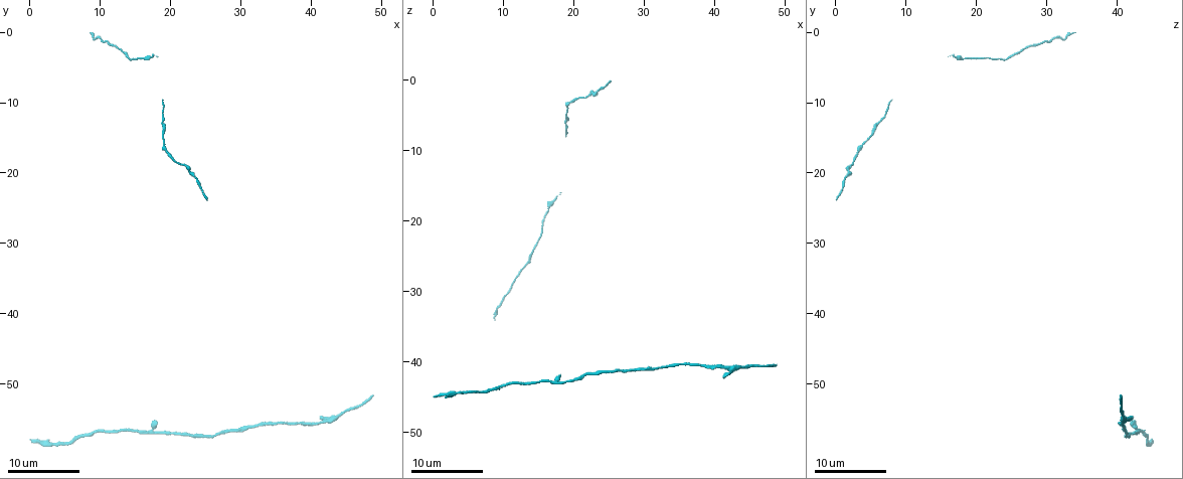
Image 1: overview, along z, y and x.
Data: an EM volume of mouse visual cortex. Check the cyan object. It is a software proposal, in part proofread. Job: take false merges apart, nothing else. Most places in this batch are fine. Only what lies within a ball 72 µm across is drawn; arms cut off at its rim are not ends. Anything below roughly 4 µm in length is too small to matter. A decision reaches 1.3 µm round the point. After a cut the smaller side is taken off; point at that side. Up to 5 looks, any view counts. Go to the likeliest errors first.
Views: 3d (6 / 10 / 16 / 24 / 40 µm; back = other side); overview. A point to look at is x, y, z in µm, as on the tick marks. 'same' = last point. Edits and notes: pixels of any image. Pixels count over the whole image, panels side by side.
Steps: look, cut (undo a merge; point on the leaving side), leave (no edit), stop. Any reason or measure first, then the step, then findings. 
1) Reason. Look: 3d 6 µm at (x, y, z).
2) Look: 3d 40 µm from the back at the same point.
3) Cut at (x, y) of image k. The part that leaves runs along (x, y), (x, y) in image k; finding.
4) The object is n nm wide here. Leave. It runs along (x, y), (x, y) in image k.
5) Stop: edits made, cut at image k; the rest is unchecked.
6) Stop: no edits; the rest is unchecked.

Look: 3d 10 µm at (18.0, 56.0, 42.5).

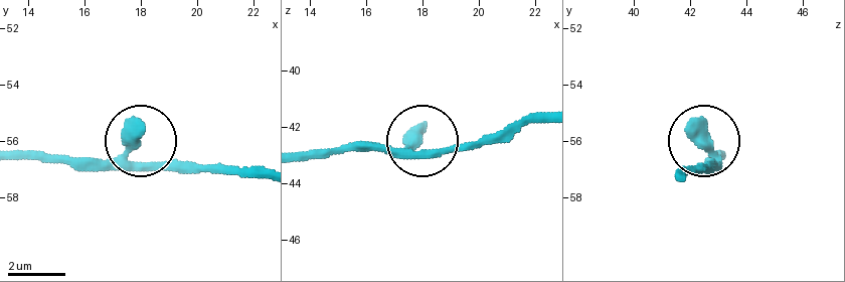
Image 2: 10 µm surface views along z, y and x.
Look: 3d 6 µm at (17.5, 56.1, 42.6).

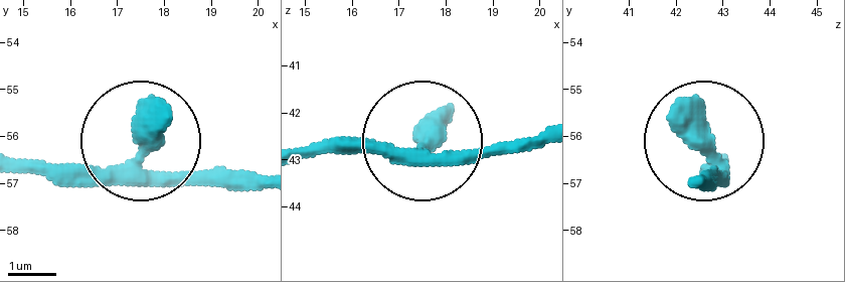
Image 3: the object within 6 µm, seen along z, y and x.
The side arm is 19 µm long. Leave. It runs along (538, 132), (490, 148), (298, 148) in image 3; all the same neuron.

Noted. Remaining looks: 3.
Thick turns thin. Look: 3d 10 µm at (29.0, 56.5, 41.5).

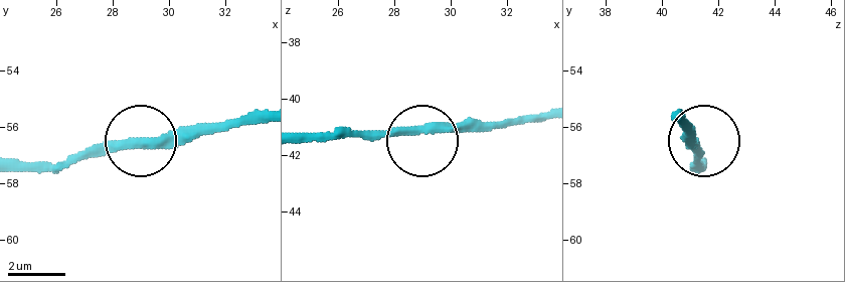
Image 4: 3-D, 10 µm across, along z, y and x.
Look: 3d 10 µm from the back at (28.6, 56.7, 41.1).

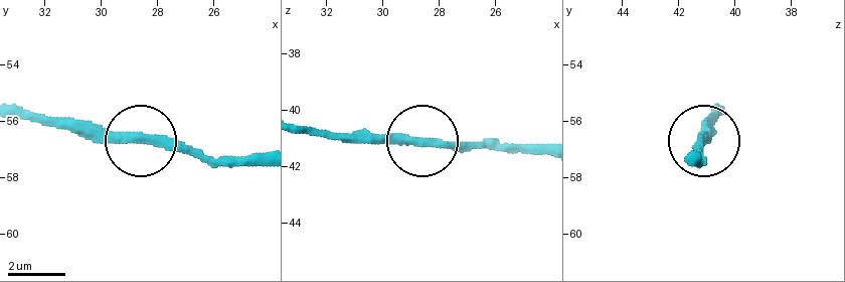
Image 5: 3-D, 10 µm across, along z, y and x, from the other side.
Leave. It runs along (475, 144), (343, 144) in image 5; continuous, no second neuron.

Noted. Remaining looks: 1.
Look: 3d 10 µm at (33.0, 55.5, 40.5).

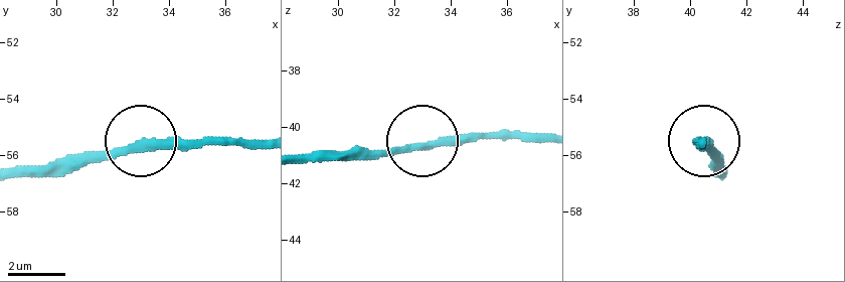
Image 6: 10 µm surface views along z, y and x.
Leave. It runs along (300, 161), (358, 161), (473, 139), (521, 139) in image 6; one neuron here.

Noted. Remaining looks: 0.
Stop: no edits; the rest is unchecked.

